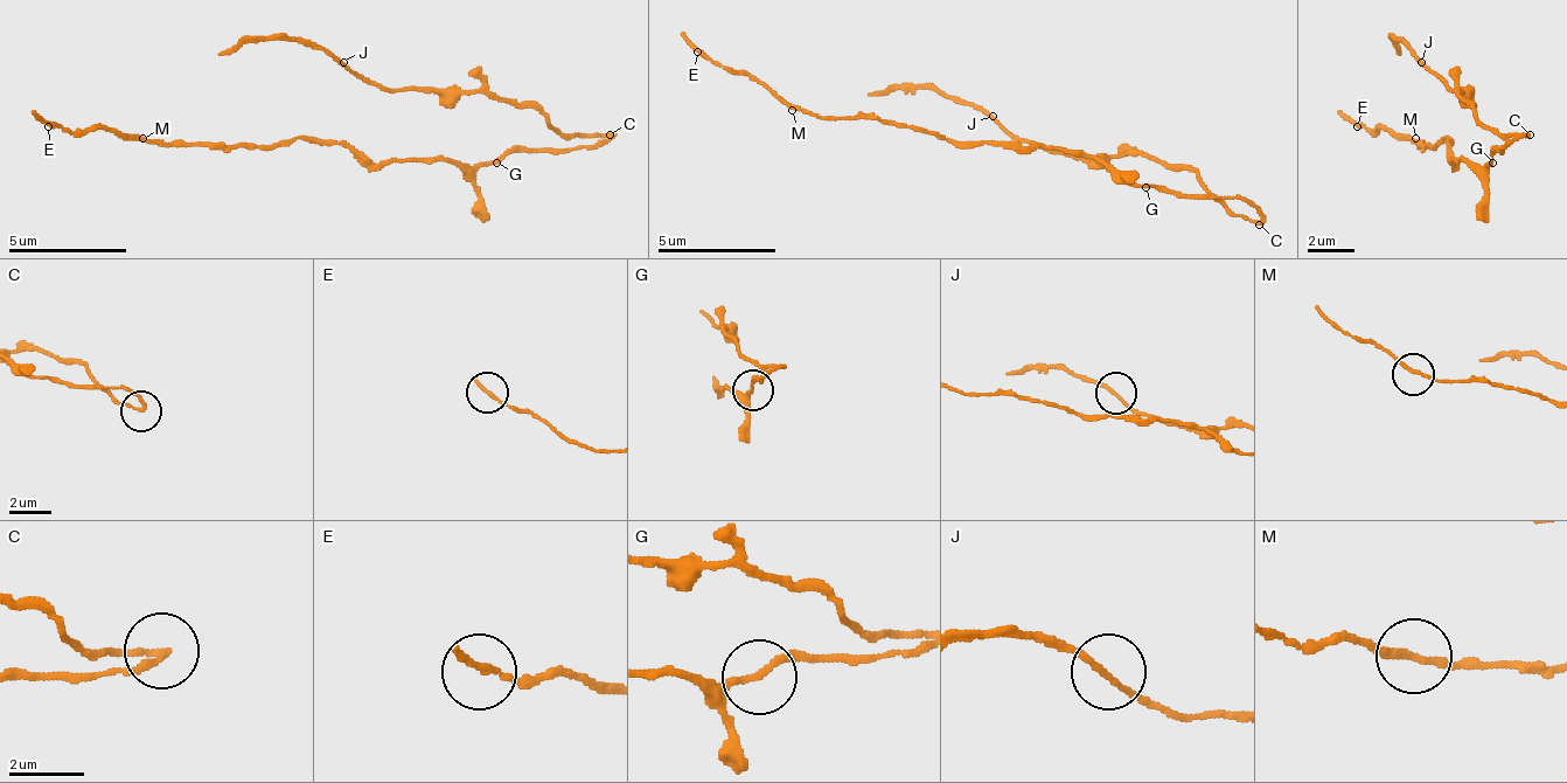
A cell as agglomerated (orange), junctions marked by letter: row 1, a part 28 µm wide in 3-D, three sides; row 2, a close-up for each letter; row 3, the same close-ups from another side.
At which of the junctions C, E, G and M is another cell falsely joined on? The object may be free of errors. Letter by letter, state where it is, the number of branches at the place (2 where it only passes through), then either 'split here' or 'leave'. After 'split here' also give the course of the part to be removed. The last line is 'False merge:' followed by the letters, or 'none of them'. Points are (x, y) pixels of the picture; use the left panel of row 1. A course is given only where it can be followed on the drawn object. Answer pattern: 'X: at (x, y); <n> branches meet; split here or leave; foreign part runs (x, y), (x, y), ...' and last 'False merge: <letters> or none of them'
C: at (610, 134); 2 branches meet; split here; foreign part runs (608, 132), (562, 132), (533, 109), (479, 91), (415, 91), (367, 85), (290, 37), (237, 37), (220, 56)
E: at (48, 126); 2 branches meet; leave
G: at (496, 163); 2 branches meet; leave
M: at (143, 138); 2 branches meet; leave
False merge: C

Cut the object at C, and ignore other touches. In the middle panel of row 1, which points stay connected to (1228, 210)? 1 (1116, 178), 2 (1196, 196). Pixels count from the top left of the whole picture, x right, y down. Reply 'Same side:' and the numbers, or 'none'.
Same side: none

